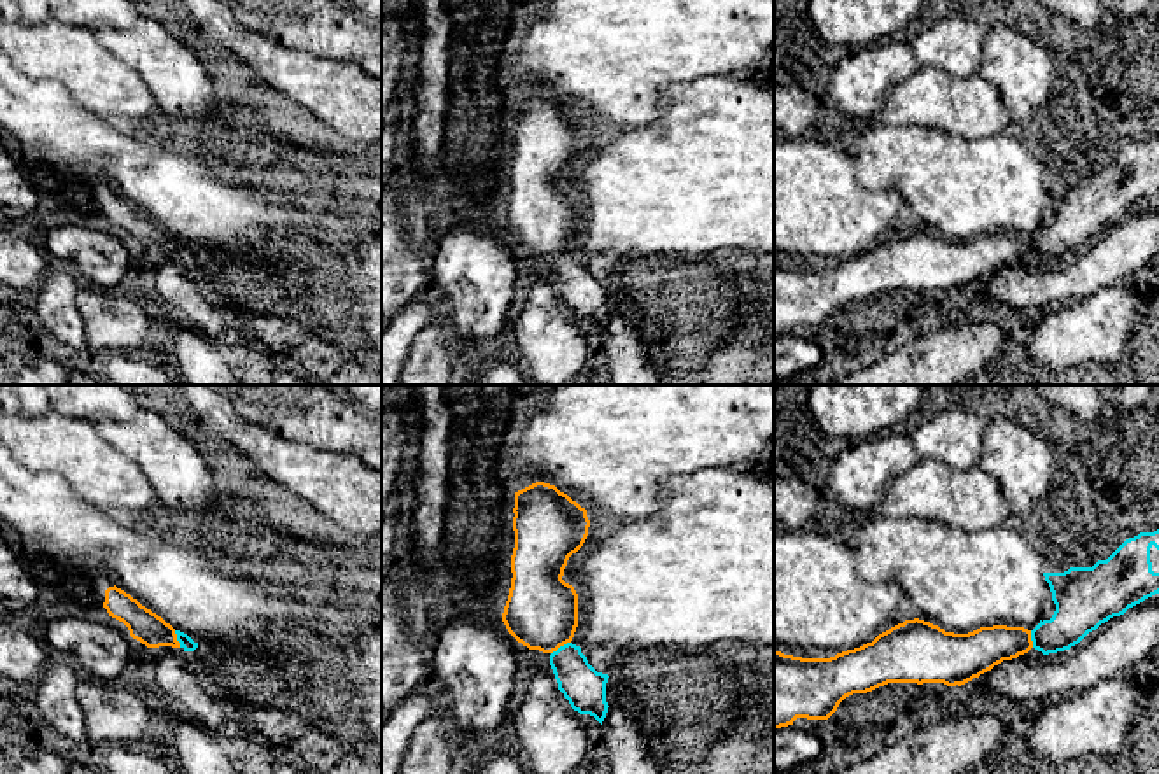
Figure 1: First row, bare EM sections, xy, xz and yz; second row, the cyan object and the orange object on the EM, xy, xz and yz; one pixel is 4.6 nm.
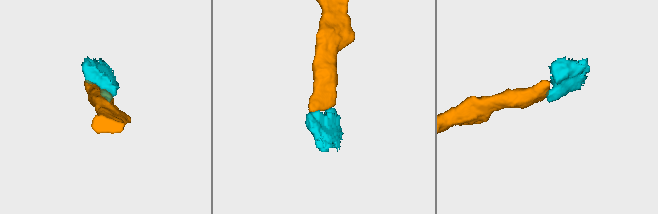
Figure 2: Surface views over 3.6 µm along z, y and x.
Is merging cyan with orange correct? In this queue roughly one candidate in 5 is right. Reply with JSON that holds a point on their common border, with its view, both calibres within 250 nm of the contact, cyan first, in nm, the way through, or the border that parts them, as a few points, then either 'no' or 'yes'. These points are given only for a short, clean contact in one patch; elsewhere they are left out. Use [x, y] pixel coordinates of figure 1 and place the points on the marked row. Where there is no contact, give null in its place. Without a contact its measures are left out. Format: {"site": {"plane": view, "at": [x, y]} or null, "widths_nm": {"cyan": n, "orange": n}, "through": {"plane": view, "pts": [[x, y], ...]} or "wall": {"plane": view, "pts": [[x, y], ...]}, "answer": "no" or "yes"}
{"site": {"plane": "xz", "at": [561, 647]}, "widths_nm": {"cyan": 190, "orange": 340}, "through": {"plane": "xz", "pts": [[582, 685], [561, 647], [541, 612]]}, "answer": "yes"}

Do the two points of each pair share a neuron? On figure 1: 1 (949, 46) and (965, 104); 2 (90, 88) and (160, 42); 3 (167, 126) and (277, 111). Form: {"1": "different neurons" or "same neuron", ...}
{"1": "different neurons", "2": "different neurons", "3": "same neuron"}

